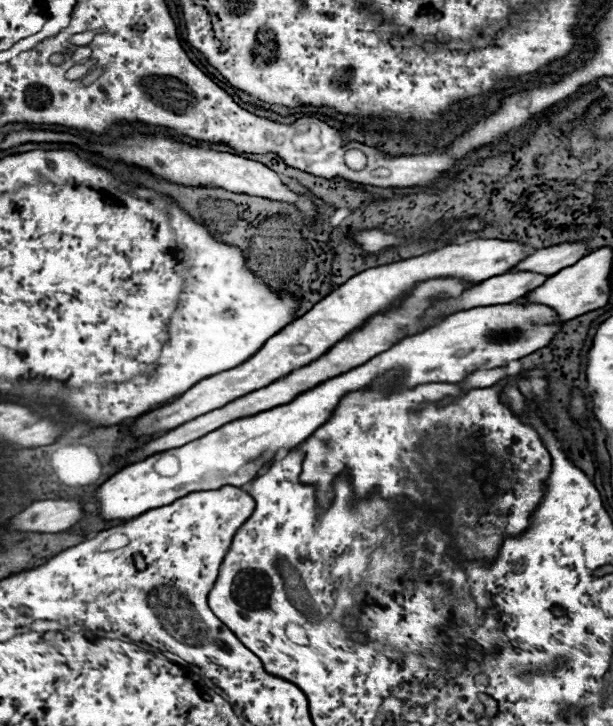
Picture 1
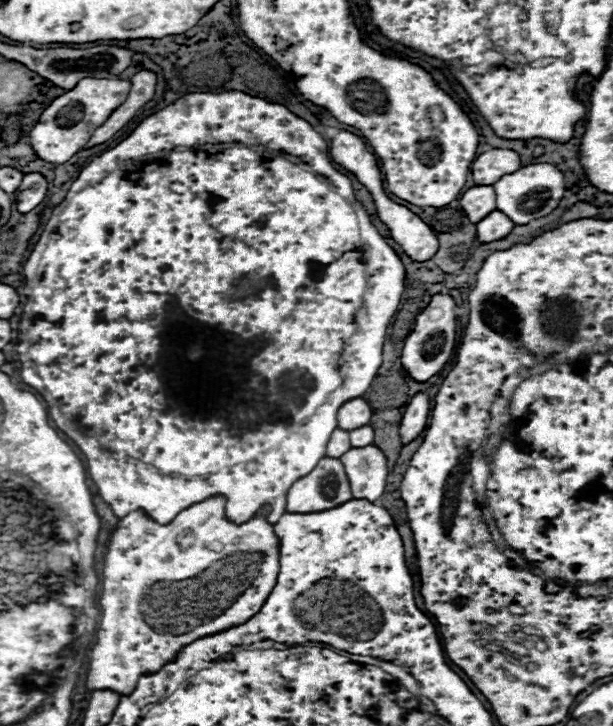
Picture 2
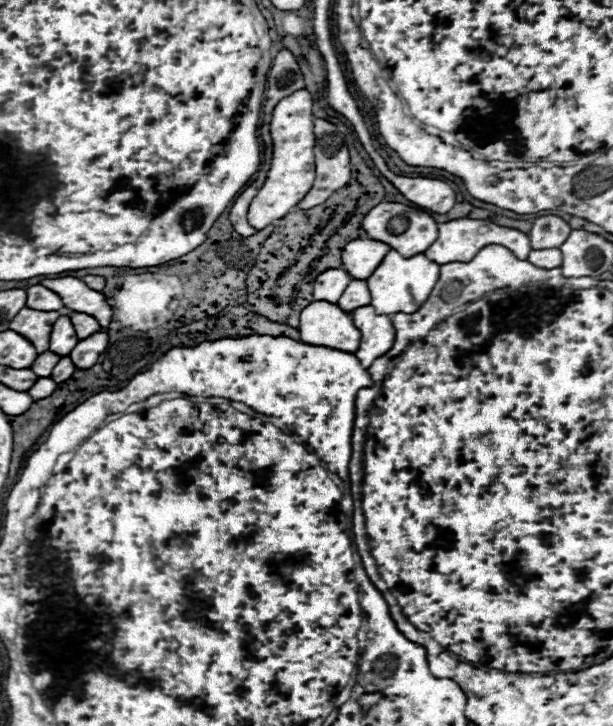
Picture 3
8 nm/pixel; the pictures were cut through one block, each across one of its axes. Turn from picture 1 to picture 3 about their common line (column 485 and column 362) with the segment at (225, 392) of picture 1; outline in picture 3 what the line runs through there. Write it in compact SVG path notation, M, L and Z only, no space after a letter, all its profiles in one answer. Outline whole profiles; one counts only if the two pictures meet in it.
M358 238L344 246L342 268L356 280L366 280L388 254L390 246L370 238Z

